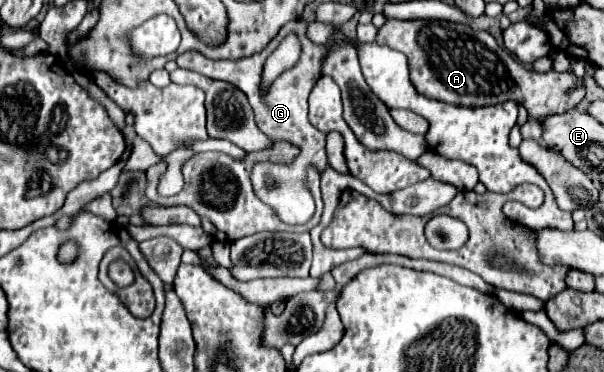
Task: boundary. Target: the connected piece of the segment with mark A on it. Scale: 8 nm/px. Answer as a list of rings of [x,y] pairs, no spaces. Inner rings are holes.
[[[390,19],[378,31],[376,41],[404,53],[410,63],[410,79],[414,87],[422,95],[444,103],[484,107],[512,99],[522,103],[530,117],[548,117],[578,107],[586,97],[584,79],[576,77],[572,71],[530,71],[504,47],[500,47],[490,33],[458,23]]]

